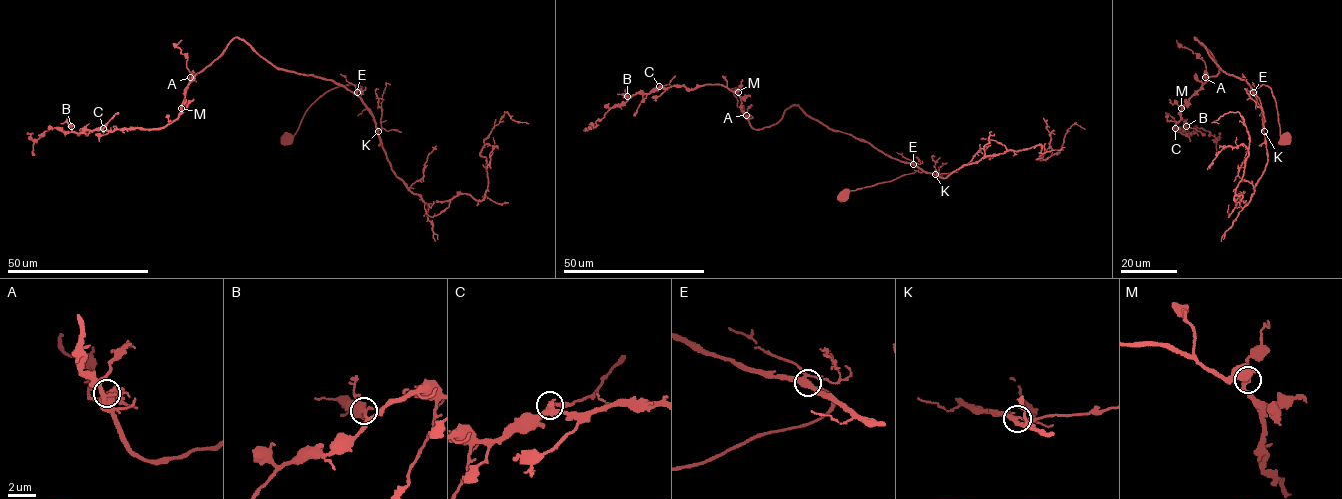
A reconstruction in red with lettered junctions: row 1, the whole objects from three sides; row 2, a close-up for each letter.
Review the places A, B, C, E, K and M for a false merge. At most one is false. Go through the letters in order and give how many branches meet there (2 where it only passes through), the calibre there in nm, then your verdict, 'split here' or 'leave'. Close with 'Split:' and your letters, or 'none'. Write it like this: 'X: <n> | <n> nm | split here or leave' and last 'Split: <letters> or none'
A: 3 | 460 nm | leave
B: 3 | 360 nm | leave
C: 5 | 300 nm | leave
E: 4 | 340 nm | leave
K: 3 | 280 nm | leave
M: 3 | 280 nm | leave
Split: none

